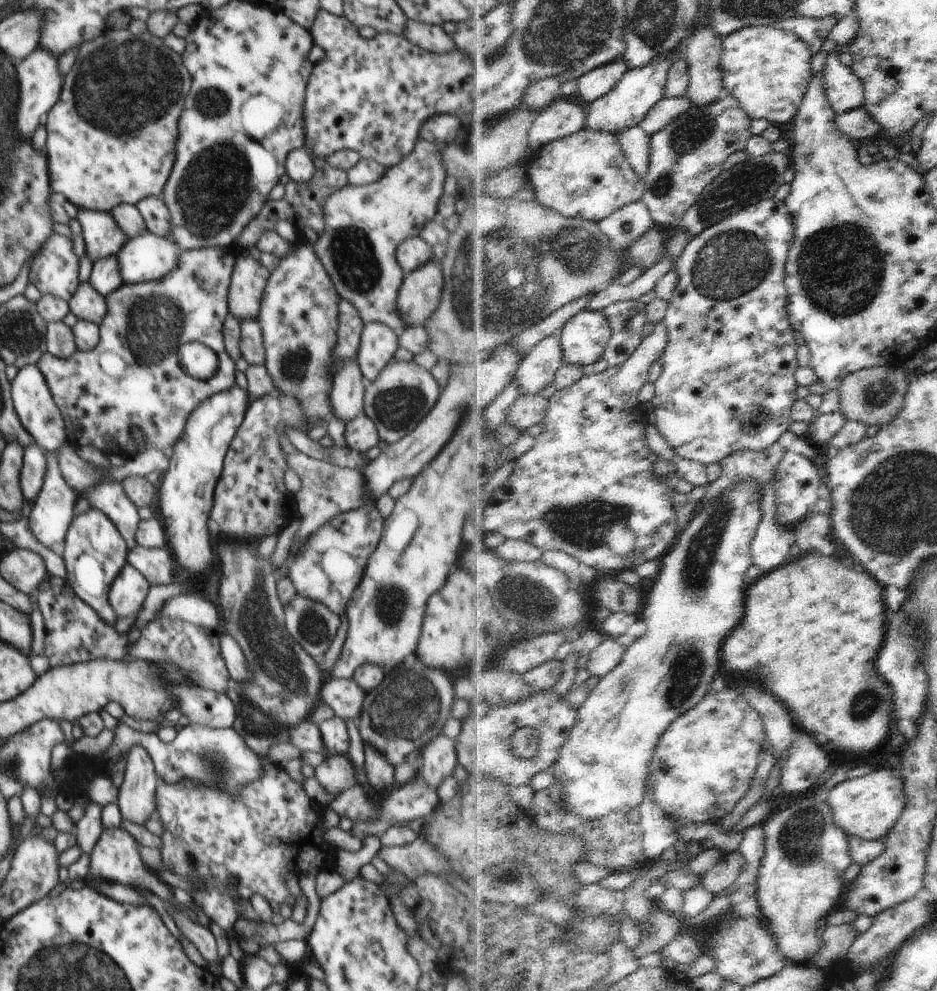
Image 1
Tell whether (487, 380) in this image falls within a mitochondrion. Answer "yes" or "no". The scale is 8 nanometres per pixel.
no

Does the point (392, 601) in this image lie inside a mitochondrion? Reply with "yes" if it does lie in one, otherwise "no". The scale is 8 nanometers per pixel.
yes

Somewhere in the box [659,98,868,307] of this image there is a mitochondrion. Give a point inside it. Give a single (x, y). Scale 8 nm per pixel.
(734, 262)

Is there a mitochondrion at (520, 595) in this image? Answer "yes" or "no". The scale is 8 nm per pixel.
yes

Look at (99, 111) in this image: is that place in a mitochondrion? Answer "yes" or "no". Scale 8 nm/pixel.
yes

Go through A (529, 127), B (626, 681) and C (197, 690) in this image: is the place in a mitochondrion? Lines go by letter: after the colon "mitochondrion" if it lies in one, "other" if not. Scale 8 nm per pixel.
A: other
B: mitochondrion
C: other

